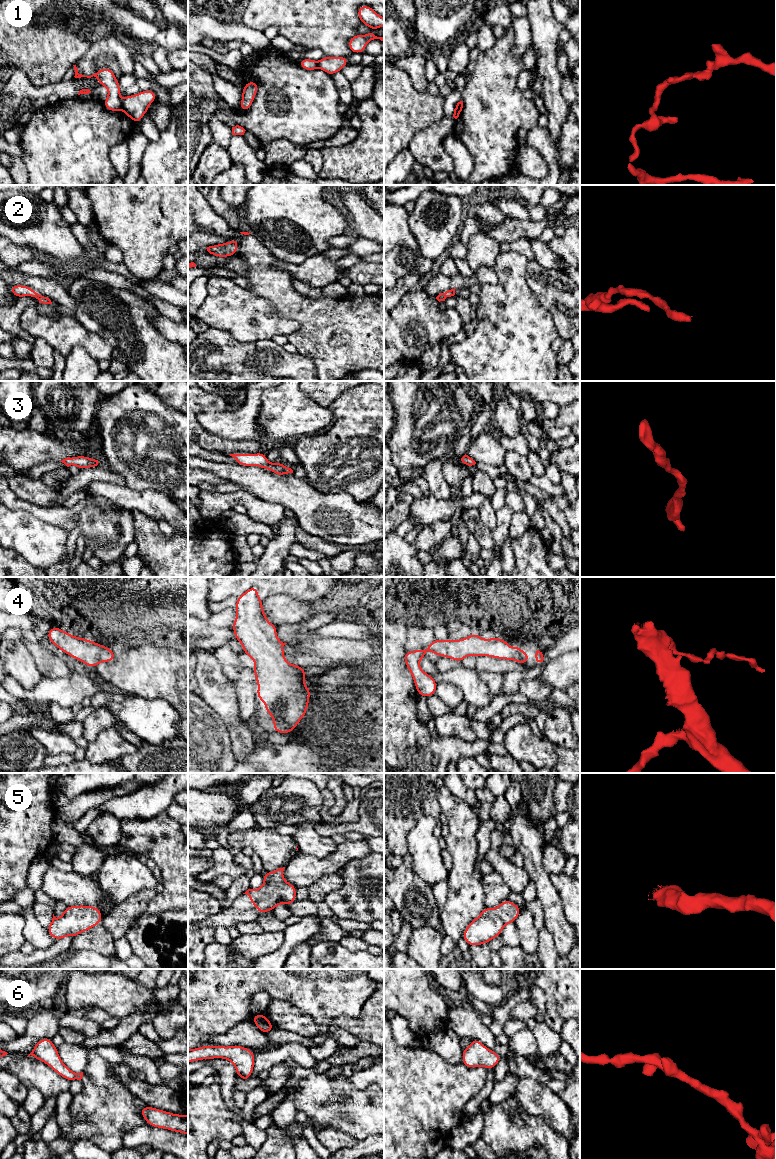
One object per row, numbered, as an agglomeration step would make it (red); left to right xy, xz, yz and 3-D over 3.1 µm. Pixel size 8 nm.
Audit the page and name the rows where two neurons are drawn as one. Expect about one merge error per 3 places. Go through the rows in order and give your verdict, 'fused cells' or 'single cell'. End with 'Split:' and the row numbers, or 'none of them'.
1: fused cells
2: single cell
3: single cell
4: single cell
5: single cell
6: single cell
Split: 1

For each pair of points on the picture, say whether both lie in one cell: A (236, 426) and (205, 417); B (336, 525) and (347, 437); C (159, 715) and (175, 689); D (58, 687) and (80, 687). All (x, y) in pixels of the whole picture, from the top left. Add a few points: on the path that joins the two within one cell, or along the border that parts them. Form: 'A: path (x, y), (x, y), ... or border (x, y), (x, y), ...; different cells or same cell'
A: path (228, 425), (213, 422); same cell
B: border (317, 489), (322, 492), (345, 491), (361, 501); different cells
C: border (145, 697), (164, 698), (177, 713); different cells
D: path (63, 687), (75, 687); same cell

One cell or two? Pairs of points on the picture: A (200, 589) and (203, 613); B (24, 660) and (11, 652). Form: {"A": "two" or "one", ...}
{"A": "one", "B": "one"}

